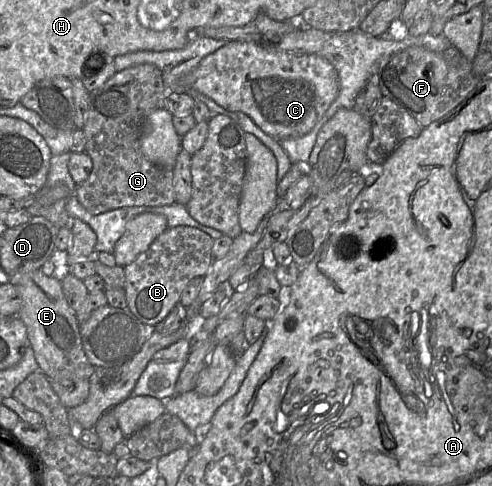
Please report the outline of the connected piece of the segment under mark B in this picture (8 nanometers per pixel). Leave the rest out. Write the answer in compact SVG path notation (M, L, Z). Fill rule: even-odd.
M176 226L167 228L145 252L141 253L132 263L125 266L124 290L127 307L135 317L149 327L154 327L161 322L179 303L187 284L194 278L204 277L210 269L213 261L213 240L207 233L195 227Z

